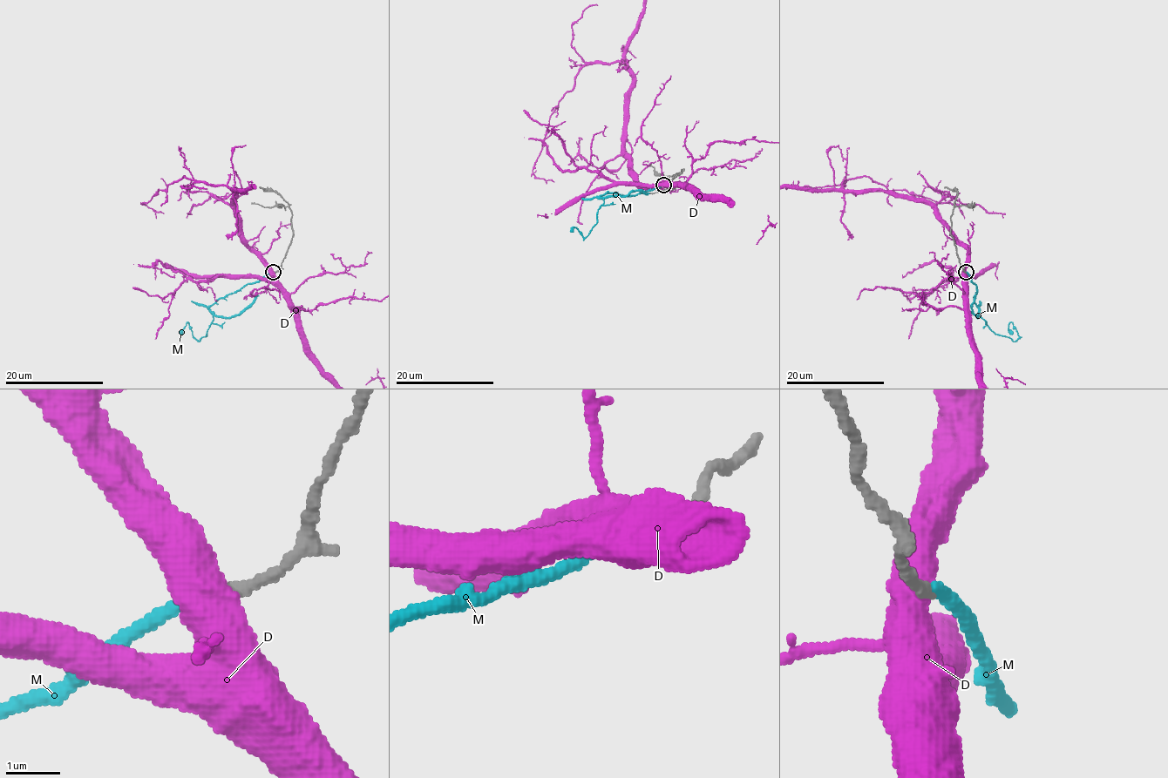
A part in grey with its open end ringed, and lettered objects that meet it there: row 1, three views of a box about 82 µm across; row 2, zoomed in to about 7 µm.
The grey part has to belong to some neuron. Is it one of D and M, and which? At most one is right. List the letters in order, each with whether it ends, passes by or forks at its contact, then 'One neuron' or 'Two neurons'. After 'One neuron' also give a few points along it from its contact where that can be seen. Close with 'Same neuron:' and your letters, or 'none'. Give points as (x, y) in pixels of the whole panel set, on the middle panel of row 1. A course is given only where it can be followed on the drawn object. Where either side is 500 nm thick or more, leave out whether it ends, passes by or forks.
D: Two neurons
M: It ends there. One neuron. Its course: (664, 185), (634, 195), (604, 193), (595, 226), (584, 238), (578, 229), (571, 232)
Same neuron: M

